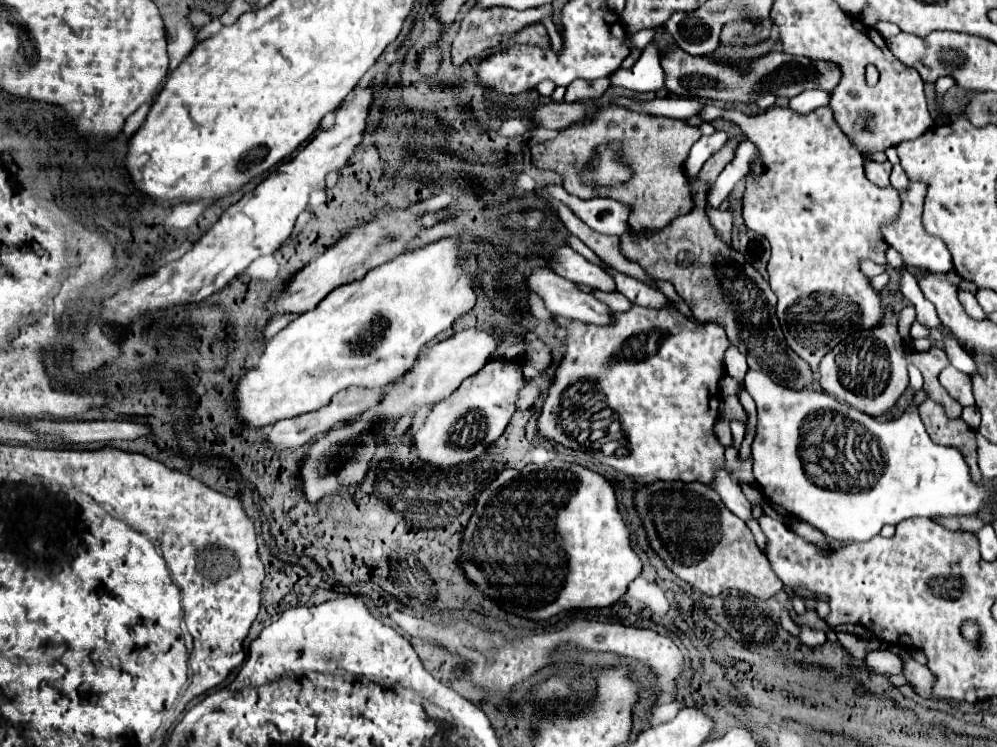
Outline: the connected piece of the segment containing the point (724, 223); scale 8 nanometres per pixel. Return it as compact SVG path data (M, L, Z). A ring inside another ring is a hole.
M708 207L708 217L710 217L712 225L716 227L716 231L724 237L724 241L728 241L728 243L730 243L732 211L720 211L720 209L712 209L712 207Z

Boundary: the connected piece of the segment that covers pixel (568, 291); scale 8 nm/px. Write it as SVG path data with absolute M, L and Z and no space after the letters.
M532 267L530 269L530 275L526 277L526 287L536 293L546 309L552 313L552 315L558 315L560 319L576 319L576 321L584 321L584 323L596 323L596 325L608 325L610 321L610 307L600 303L596 297L592 297L590 293L584 293L576 287L576 283L556 275L552 269L548 267Z

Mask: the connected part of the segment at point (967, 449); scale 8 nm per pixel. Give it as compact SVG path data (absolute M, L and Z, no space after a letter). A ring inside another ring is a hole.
M926 399L920 407L920 417L926 425L928 435L932 437L932 441L940 443L940 445L948 445L948 447L956 447L960 449L960 453L964 455L964 461L970 467L970 475L972 479L978 483L980 471L976 465L976 439L974 439L974 431L962 421L962 419L948 419L944 415L942 405Z

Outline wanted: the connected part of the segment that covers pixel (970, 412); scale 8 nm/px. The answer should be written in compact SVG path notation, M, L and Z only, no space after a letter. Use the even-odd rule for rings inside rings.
M976 406L963 407L961 417L973 429L978 429L981 422L981 414Z

